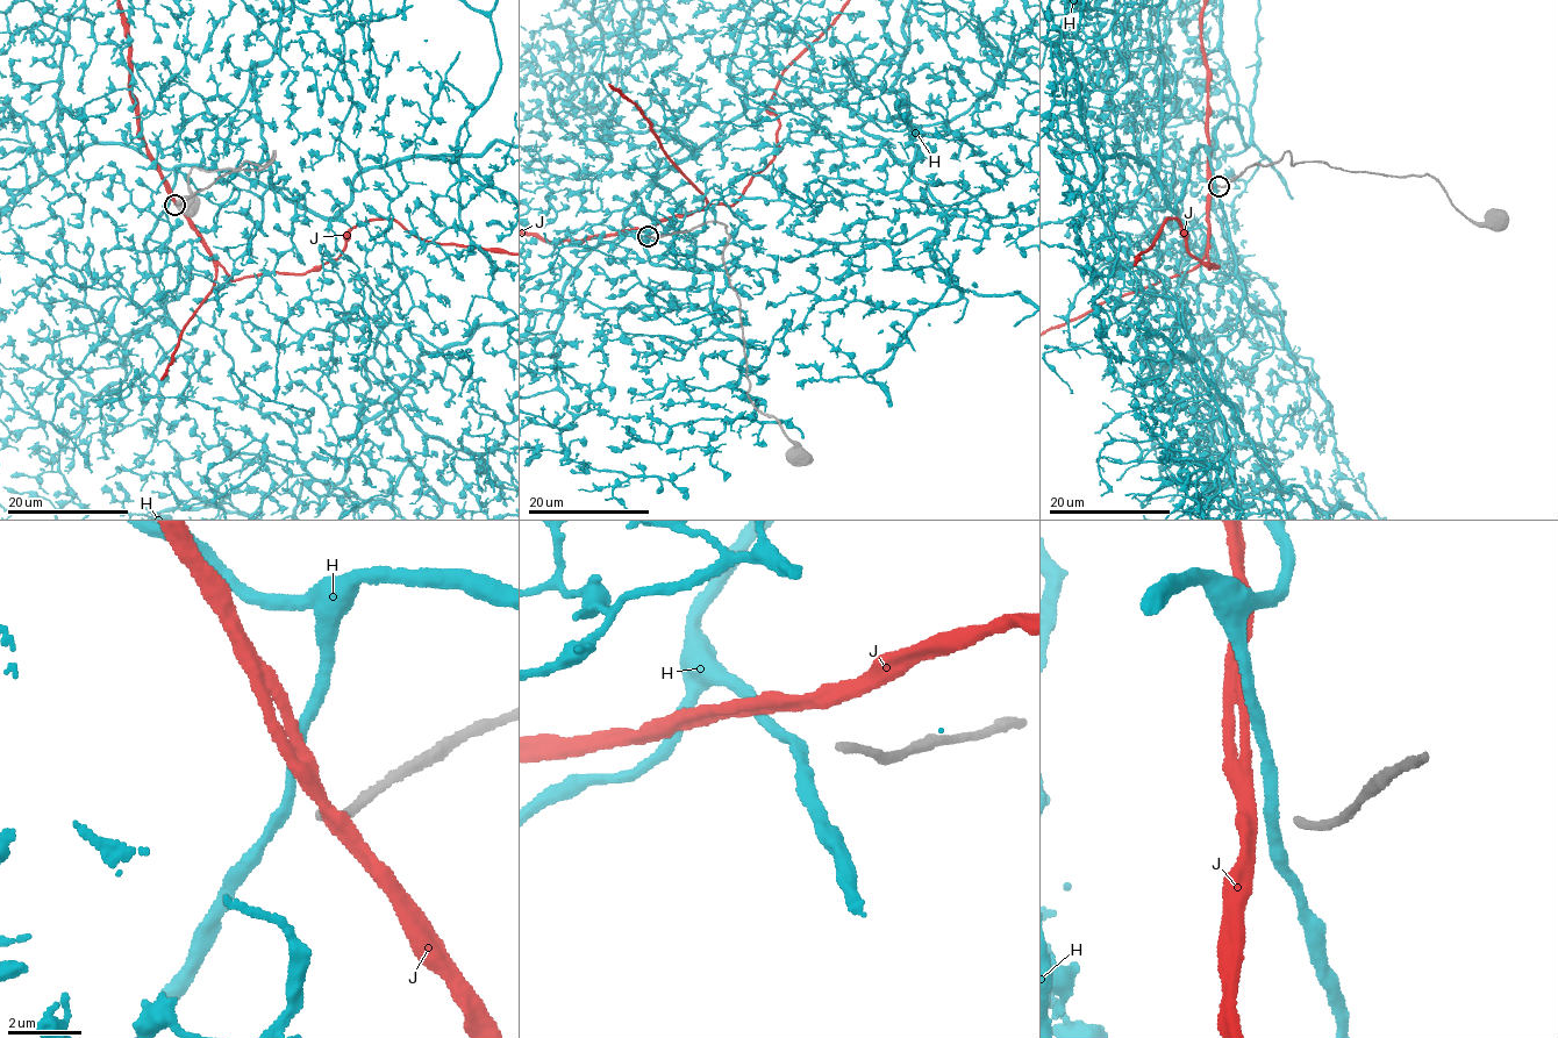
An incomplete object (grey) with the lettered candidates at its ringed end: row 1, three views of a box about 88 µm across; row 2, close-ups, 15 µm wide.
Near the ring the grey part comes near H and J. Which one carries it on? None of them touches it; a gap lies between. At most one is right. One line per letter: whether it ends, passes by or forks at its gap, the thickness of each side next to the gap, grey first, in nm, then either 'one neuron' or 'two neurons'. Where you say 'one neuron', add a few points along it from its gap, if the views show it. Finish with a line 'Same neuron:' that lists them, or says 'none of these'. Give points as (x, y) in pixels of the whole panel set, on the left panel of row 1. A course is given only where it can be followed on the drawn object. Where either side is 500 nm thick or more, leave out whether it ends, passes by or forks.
H: it passes by; 240 nm thick on the grey side, 300 nm on the other; two neurons
J: it passes by; 240 nm thick on the grey side, 400 nm on the other; two neurons
Same neuron: none of these

